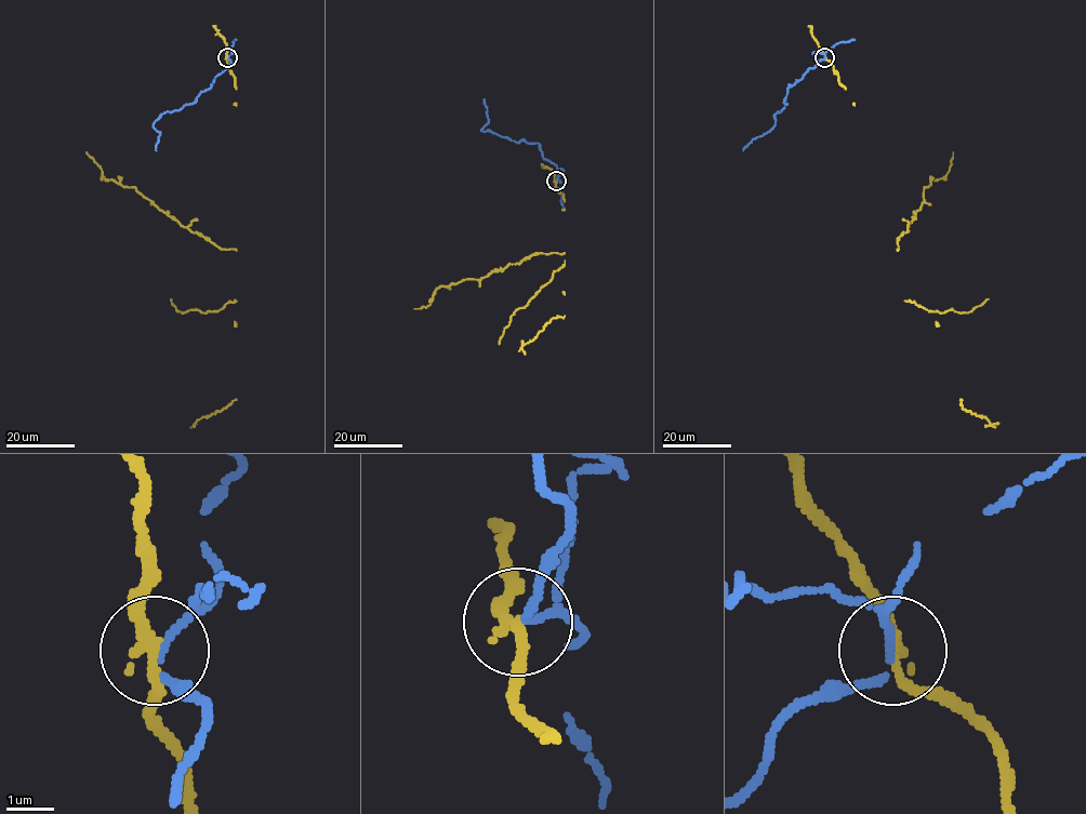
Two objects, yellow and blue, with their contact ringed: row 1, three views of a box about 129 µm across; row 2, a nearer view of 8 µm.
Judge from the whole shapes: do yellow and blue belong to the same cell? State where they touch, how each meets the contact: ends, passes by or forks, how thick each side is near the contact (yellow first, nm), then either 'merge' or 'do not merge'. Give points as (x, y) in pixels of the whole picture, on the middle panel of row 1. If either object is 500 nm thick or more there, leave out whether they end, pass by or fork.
(556, 181) | yellow passes by | blue forks | 200/110 nm | do not merge

